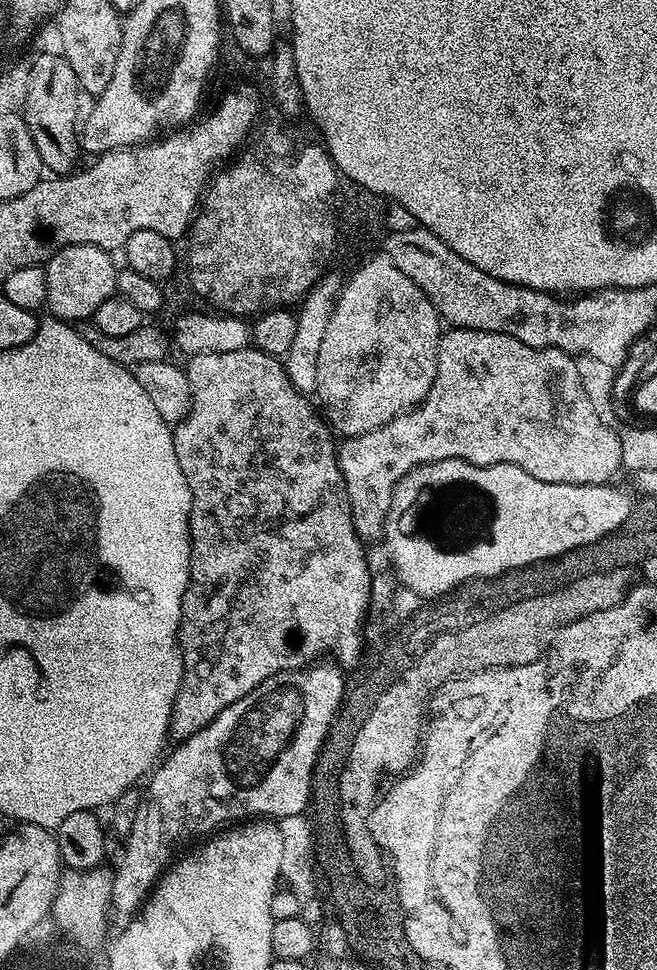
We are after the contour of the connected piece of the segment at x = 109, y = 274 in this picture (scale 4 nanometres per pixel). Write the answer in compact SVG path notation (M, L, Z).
M75 244L58 250L48 261L46 274L46 308L55 319L79 322L91 320L94 310L106 302L106 298L117 295L116 275L118 265L112 261L113 253L106 248Z

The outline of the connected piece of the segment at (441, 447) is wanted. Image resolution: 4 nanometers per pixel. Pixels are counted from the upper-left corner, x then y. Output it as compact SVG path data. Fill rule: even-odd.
M449 327L441 335L440 351L436 353L436 377L430 386L430 394L409 412L403 412L398 418L386 422L378 430L370 430L370 434L361 436L349 436L341 439L338 444L340 457L340 469L346 482L346 494L350 498L354 526L358 530L360 539L365 542L379 541L384 531L384 519L388 517L390 502L398 482L407 472L414 470L420 464L433 464L439 460L465 460L478 466L490 466L491 464L517 464L526 474L534 474L542 482L554 482L555 484L602 484L611 481L621 471L623 454L620 445L620 433L616 428L612 429L607 424L605 417L591 404L588 397L589 389L586 381L580 377L579 363L569 353L561 348L531 348L526 342L518 342L518 338L510 338L510 334L491 332L490 330L470 330L469 328Z

